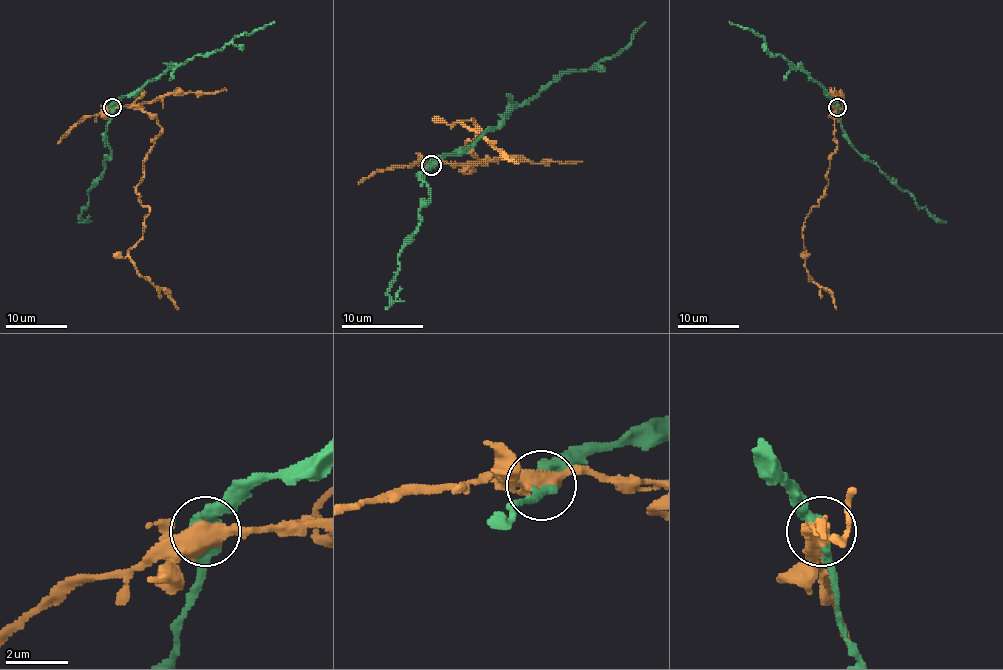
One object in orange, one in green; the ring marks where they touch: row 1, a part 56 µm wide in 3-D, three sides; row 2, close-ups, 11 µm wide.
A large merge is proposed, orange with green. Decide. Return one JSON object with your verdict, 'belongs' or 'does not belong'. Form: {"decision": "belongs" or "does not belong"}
{"decision": "does not belong"}

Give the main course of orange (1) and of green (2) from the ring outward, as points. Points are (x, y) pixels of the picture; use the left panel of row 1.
1: (112, 106), (138, 106), (161, 128), (136, 187), (149, 213), (143, 236), (129, 250), (141, 275), (178, 309)
2: (112, 106), (123, 97), (135, 95), (163, 72), (195, 55), (220, 51), (240, 34), (274, 21)

